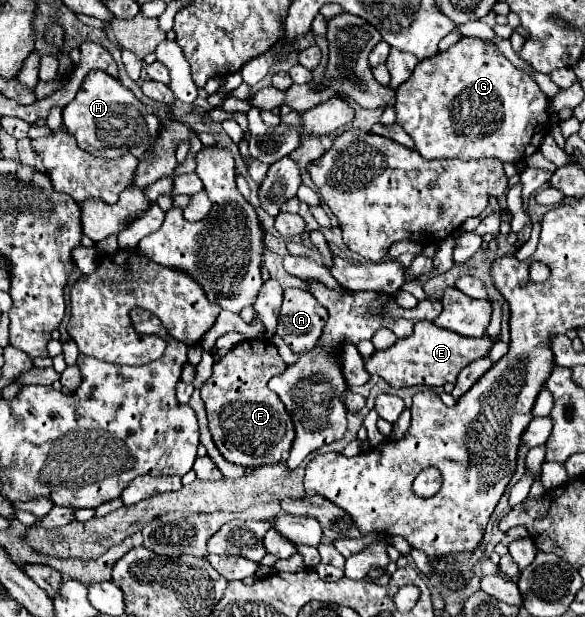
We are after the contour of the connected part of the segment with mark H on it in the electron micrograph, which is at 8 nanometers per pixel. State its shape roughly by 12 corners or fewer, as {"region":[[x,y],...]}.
{"region":[[87,73],[63,123],[83,151],[151,157],[159,117],[115,77]]}

